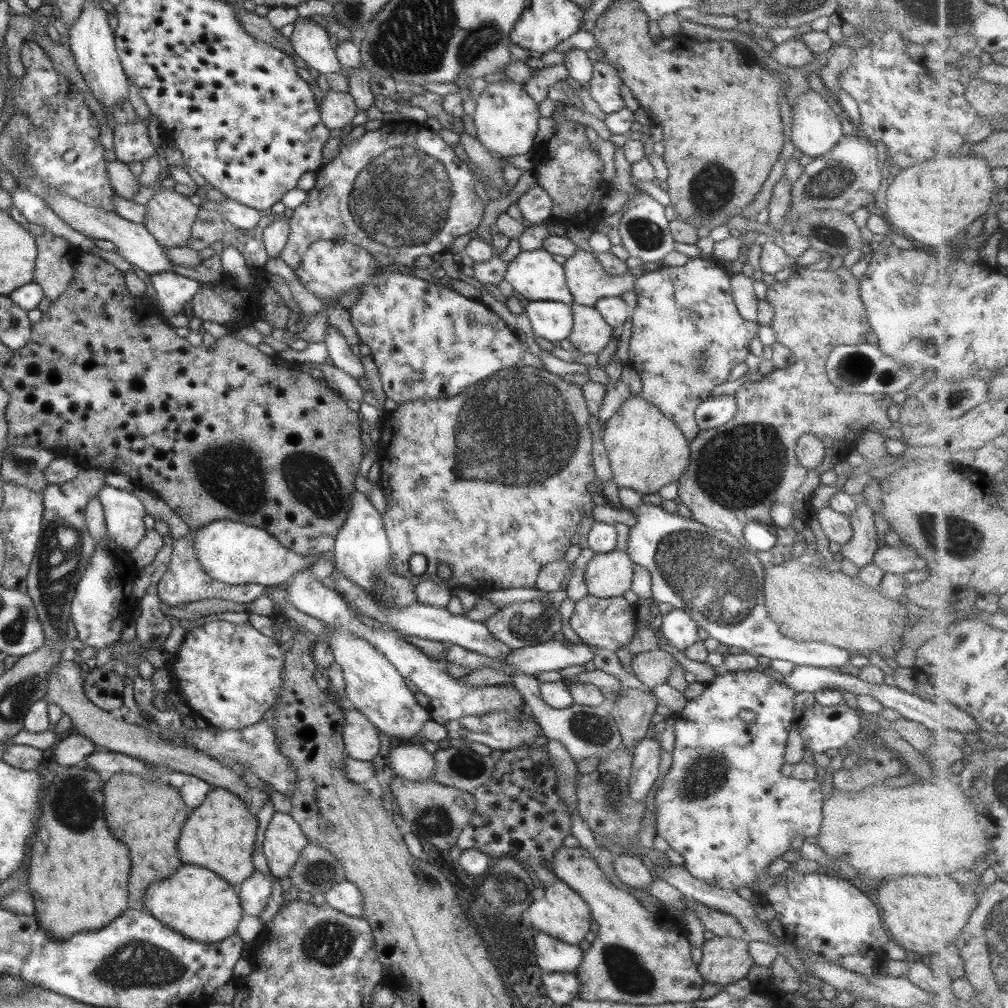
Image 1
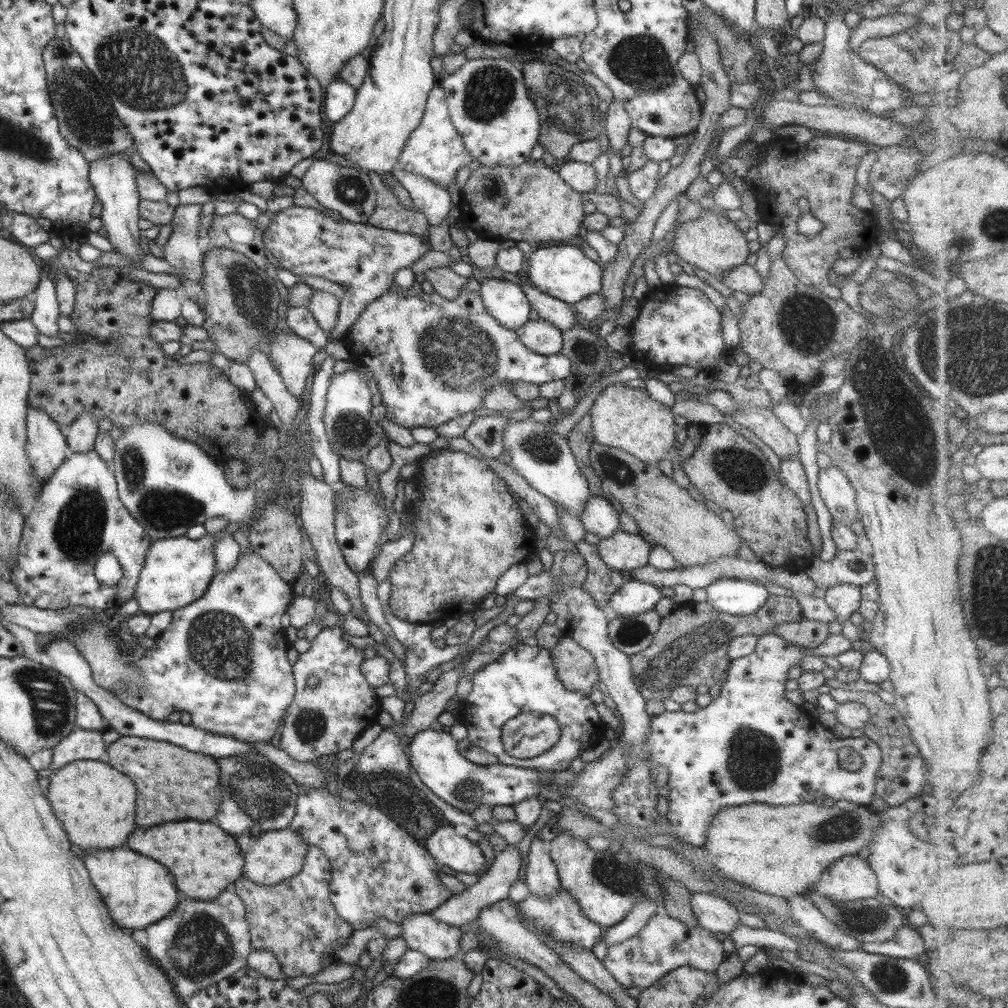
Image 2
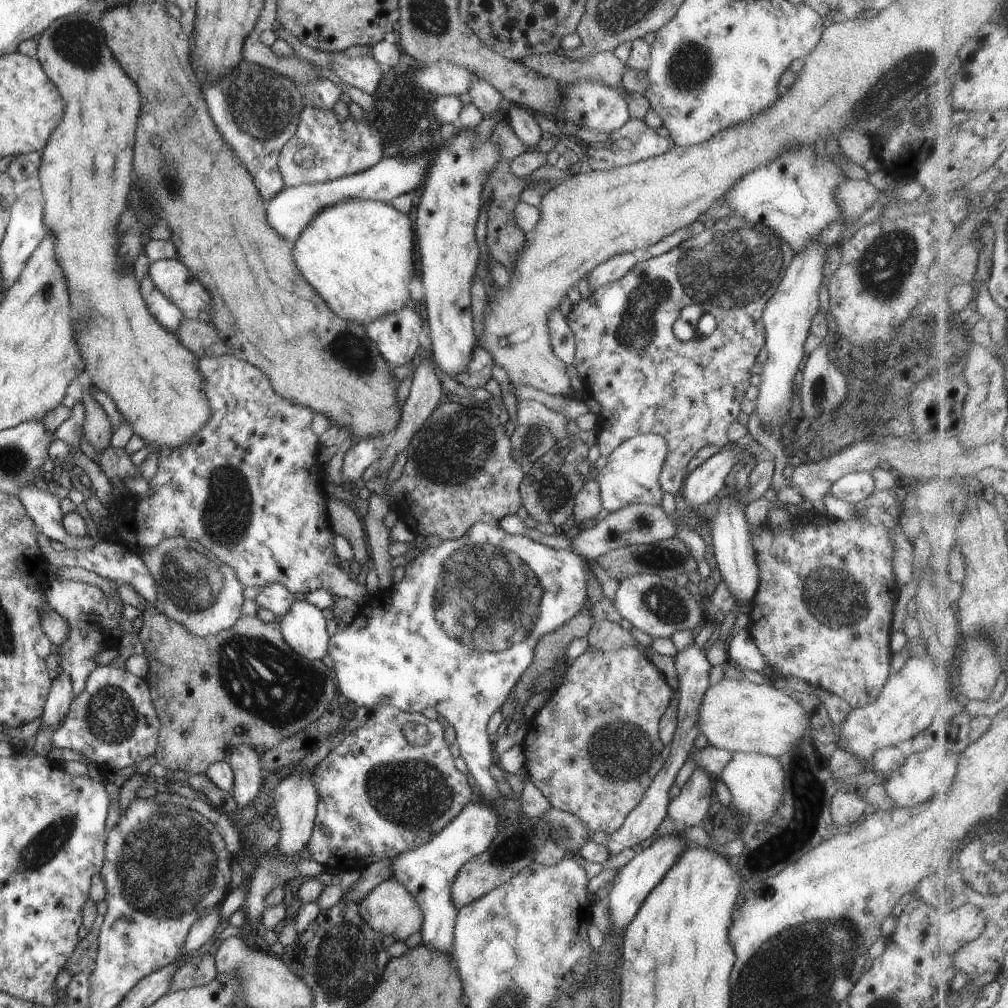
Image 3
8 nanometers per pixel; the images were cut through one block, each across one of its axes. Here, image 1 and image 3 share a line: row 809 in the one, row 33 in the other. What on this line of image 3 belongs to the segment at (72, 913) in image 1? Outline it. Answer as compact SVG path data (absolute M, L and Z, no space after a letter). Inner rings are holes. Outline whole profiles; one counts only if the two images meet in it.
M71 14L71 16L62 16L56 18L36 37L36 59L42 68L46 71L47 78L55 84L55 88L61 96L63 102L63 116L59 124L55 126L55 130L51 132L51 136L47 138L47 144L41 152L41 168L39 168L39 184L41 184L41 192L43 192L43 200L45 200L45 208L43 208L43 222L45 228L55 236L55 260L57 266L63 272L63 278L67 282L67 290L69 290L69 308L71 308L71 330L73 330L73 340L79 348L79 354L85 362L84 371L87 373L91 385L95 386L101 392L105 392L113 401L116 411L129 426L131 426L132 434L139 436L143 444L153 444L156 449L167 446L167 448L179 448L183 444L187 444L211 418L211 408L201 386L203 386L203 378L197 370L198 358L189 352L181 342L178 341L176 333L167 332L147 310L145 302L141 300L139 294L139 282L135 280L135 276L131 274L131 270L123 268L123 264L117 258L117 248L119 248L119 232L117 232L117 220L121 216L121 212L127 206L127 194L131 192L131 150L133 150L133 140L135 140L135 120L137 120L137 112L139 112L139 98L137 98L137 88L135 84L131 84L131 80L127 80L127 76L121 72L121 68L115 64L115 60L111 60L111 54L107 50L99 20L91 14Z

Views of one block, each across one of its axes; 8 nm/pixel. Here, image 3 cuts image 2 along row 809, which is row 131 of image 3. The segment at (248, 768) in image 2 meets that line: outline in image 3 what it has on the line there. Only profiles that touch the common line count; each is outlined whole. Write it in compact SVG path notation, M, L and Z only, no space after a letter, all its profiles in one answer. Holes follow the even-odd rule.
M242 60L217 80L203 76L201 92L223 140L252 176L261 198L271 200L284 187L277 160L280 148L293 136L299 123L304 107L301 87L264 66Z

